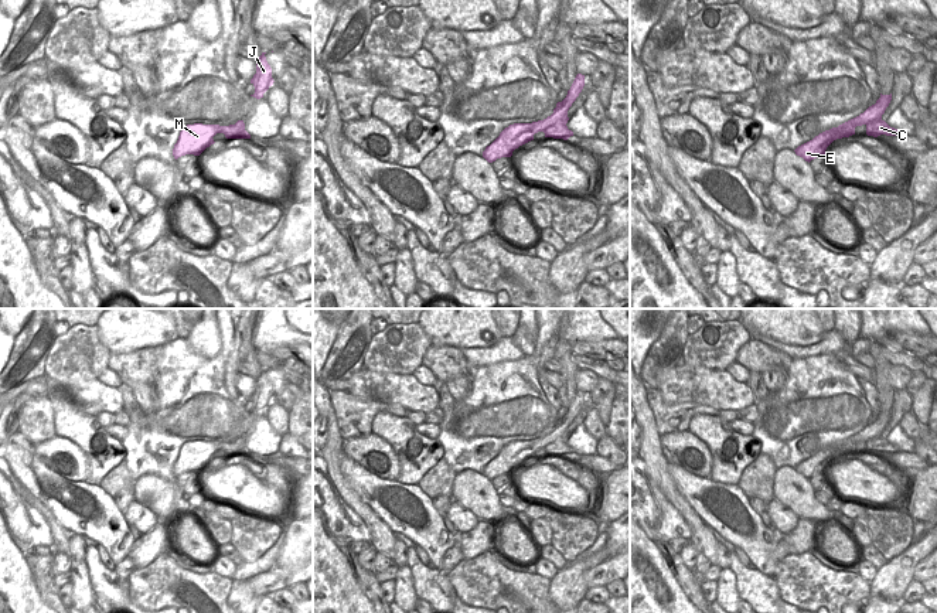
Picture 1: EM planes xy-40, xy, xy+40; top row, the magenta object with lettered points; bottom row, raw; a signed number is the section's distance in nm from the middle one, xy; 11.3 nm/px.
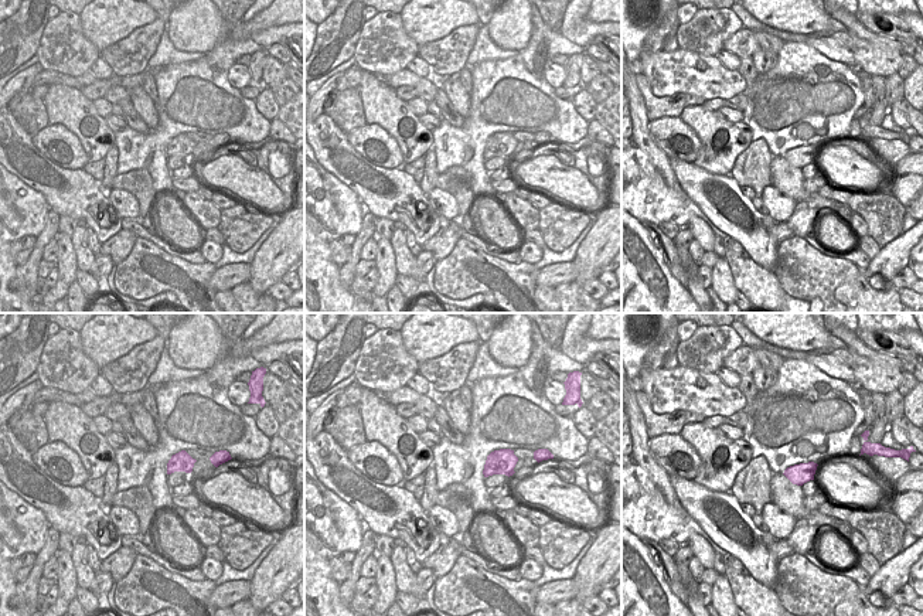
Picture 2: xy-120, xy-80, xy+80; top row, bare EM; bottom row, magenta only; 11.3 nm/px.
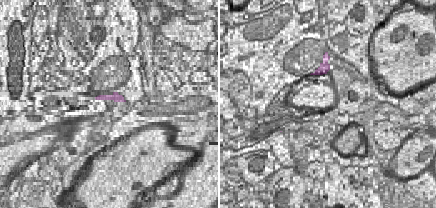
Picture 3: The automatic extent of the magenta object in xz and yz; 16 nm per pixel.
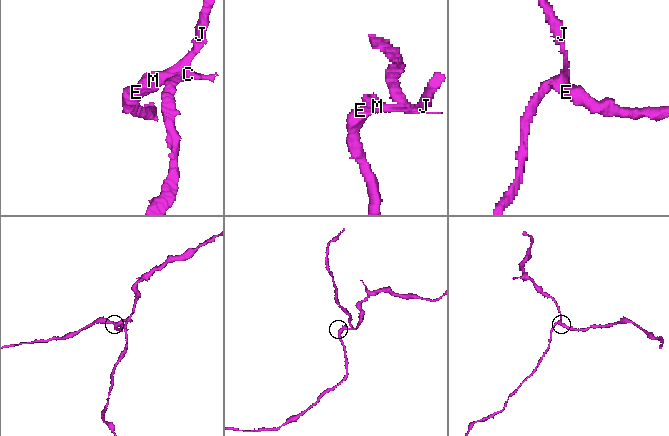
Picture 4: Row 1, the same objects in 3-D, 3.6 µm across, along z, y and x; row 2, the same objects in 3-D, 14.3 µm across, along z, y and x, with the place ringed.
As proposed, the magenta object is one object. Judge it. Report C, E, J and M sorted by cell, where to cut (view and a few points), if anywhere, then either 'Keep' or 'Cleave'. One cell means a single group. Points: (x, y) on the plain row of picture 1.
Groups: C / E J M. Split along xy (566, 429), (542, 448). Cleave

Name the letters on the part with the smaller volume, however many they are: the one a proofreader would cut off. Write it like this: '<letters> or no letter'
C

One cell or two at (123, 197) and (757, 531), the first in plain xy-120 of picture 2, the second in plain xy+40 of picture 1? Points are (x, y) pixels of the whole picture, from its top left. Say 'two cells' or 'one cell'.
two cells

